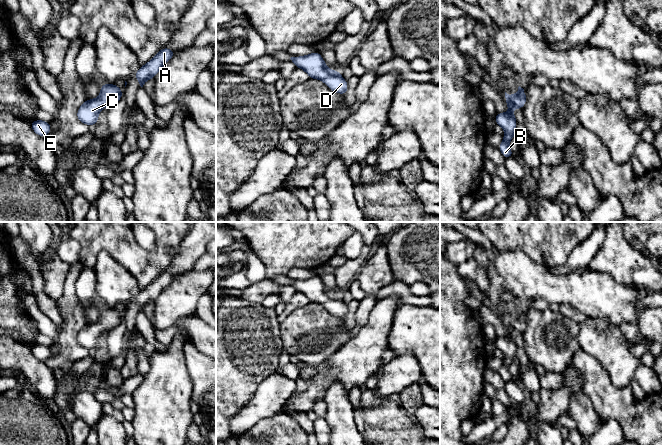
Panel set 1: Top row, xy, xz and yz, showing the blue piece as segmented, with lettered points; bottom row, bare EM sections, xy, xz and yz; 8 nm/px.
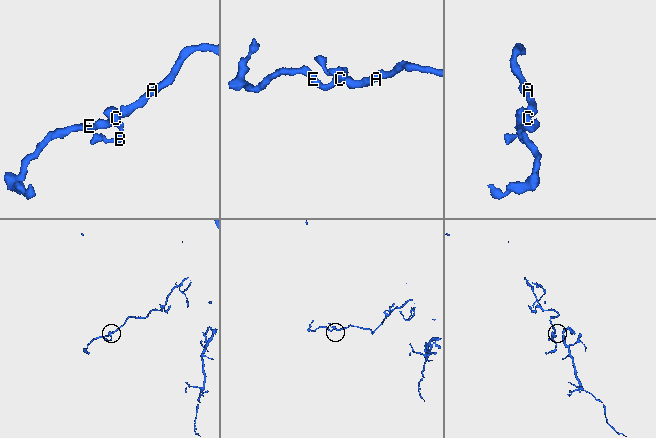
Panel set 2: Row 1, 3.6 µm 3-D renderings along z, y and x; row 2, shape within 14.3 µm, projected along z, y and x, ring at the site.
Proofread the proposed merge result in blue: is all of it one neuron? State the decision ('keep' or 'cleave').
keep

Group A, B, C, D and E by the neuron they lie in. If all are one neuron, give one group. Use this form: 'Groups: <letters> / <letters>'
Groups: A B C D E

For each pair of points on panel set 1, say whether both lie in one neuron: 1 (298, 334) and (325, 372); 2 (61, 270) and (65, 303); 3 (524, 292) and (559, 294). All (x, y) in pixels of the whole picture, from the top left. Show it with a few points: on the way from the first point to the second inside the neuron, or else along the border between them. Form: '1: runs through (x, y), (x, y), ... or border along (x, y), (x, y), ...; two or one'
1: border along (338, 349), (318, 365); two
2: border along (69, 266), (63, 292), (56, 300); two
3: runs through (533, 292), (550, 292); one

